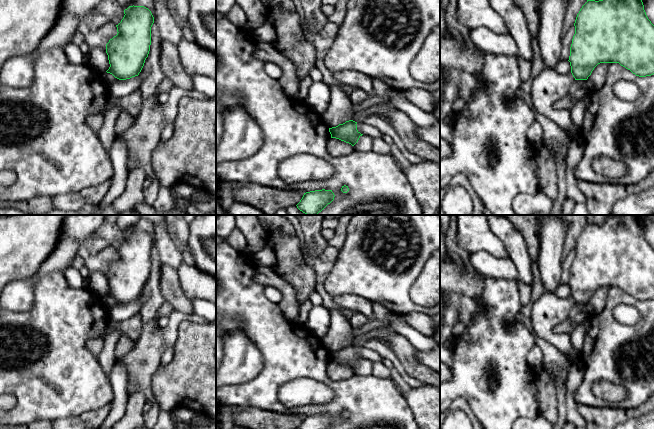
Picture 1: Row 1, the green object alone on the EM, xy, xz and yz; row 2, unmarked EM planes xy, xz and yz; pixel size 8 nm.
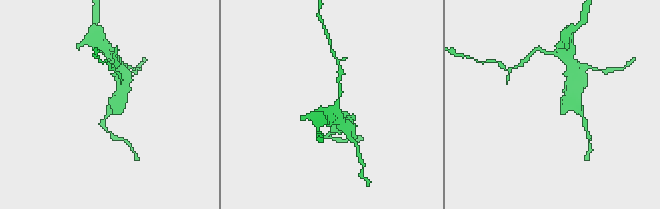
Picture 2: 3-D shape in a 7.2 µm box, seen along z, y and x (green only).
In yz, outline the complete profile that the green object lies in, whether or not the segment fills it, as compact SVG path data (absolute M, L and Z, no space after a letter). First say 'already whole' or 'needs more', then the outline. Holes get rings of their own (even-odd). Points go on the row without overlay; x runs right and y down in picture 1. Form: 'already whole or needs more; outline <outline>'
already whole; outline M609 215L603 224L587 224L577 238L569 286L575 304L587 304L600 287L619 287L639 301L654 298L654 249L648 243L637 215Z

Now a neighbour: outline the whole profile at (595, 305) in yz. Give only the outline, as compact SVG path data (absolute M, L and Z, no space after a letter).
M600 287L594 292L586 304L589 315L596 315L603 310L609 288L610 287Z

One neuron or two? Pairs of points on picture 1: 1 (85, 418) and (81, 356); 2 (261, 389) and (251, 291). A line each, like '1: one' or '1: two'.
1: two
2: one

